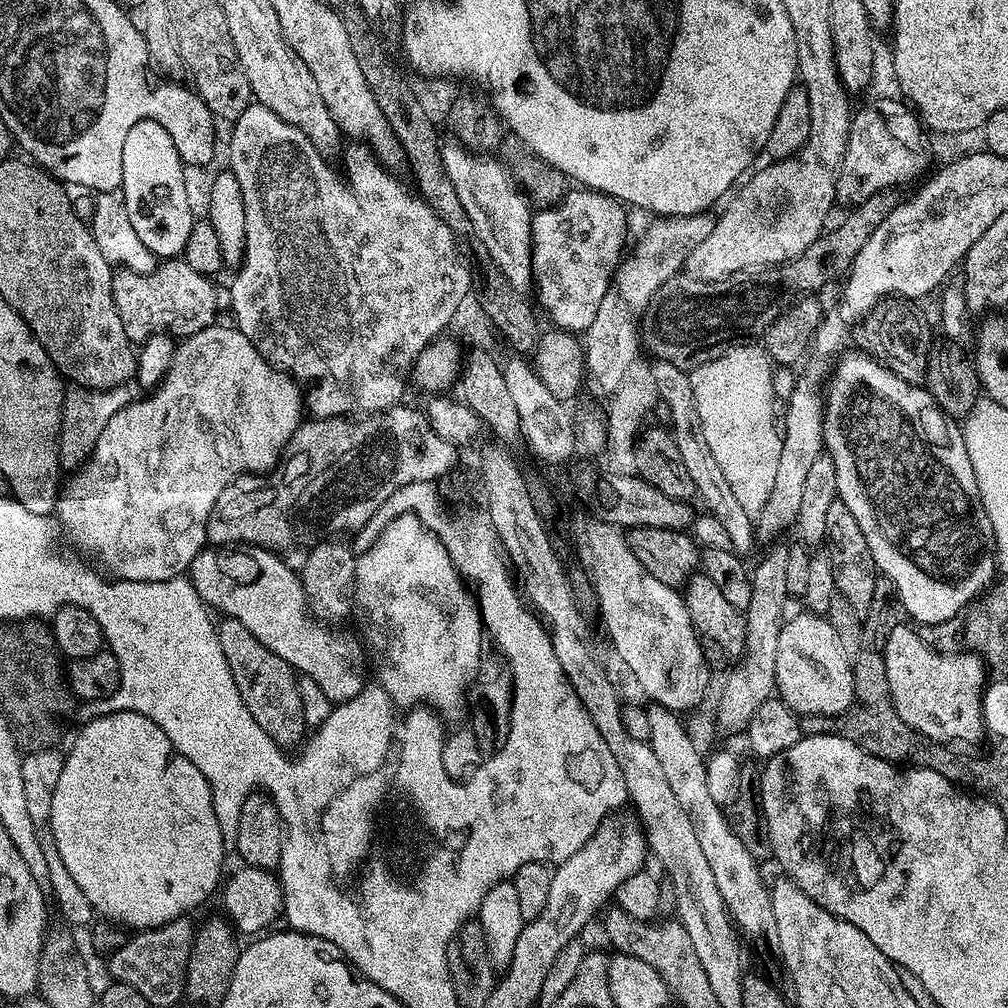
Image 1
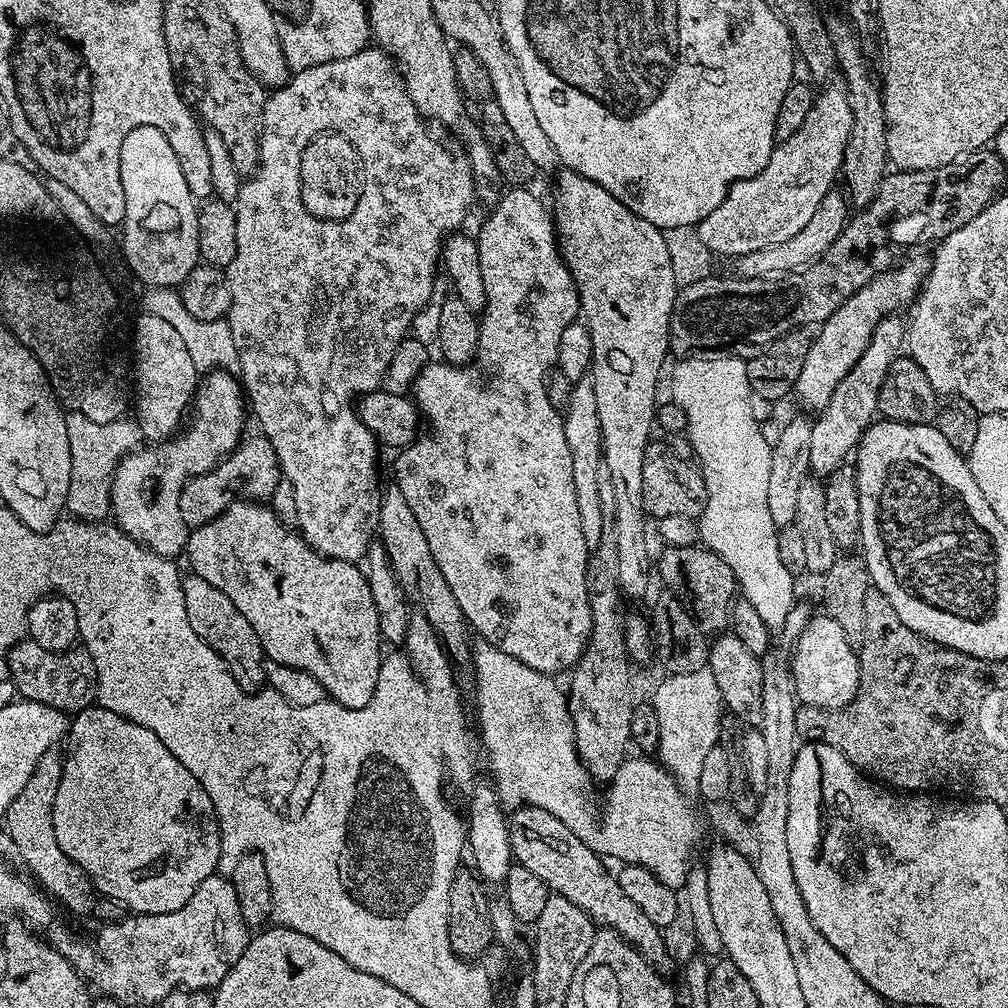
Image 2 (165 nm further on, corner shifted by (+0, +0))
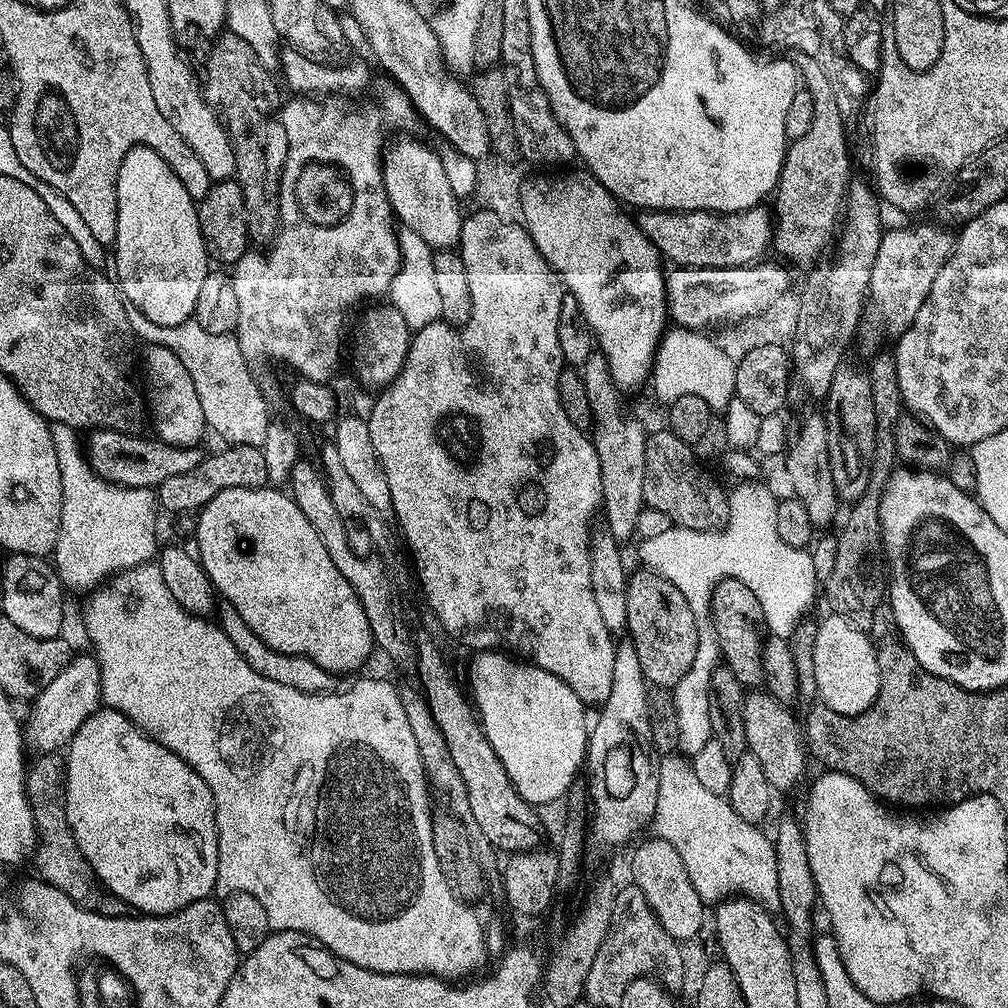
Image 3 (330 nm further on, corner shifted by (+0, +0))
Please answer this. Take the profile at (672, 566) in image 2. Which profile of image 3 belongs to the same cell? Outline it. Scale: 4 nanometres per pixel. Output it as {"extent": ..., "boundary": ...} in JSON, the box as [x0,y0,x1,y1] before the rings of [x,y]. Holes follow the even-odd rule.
{"extent":[712,580,764,690],"boundary":[[[721,580],[717,584],[716,589],[712,591],[712,625],[716,631],[716,637],[718,638],[718,646],[720,647],[720,654],[723,663],[730,670],[734,670],[734,678],[738,678],[738,682],[744,684],[745,689],[756,690],[761,687],[764,683],[764,671],[762,670],[762,635],[760,636],[760,628],[762,632],[762,625],[764,624],[764,611],[762,606],[758,602],[758,598],[754,598],[754,590],[750,590],[750,586],[746,586],[746,582],[738,582],[737,580]]]}

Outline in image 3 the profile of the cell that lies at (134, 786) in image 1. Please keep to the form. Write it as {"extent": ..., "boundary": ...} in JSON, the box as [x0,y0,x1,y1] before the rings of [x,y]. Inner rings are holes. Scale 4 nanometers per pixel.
{"extent":[66,706,218,916],"boundary":[[[107,706],[101,707],[73,734],[71,742],[66,746],[66,763],[68,766],[68,785],[66,786],[66,818],[72,827],[74,842],[78,842],[78,850],[90,862],[97,881],[105,889],[108,888],[120,900],[129,904],[129,909],[149,916],[170,916],[199,900],[209,899],[213,895],[218,878],[218,834],[216,833],[216,807],[210,794],[210,786],[191,768],[178,754],[170,751],[165,744],[158,741],[147,732],[142,731],[133,720],[126,718],[120,712]]]}

